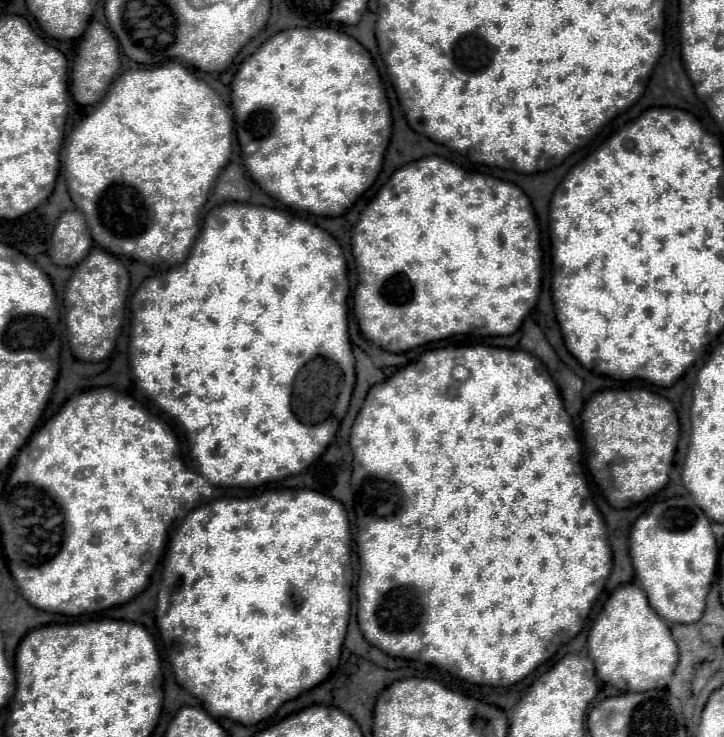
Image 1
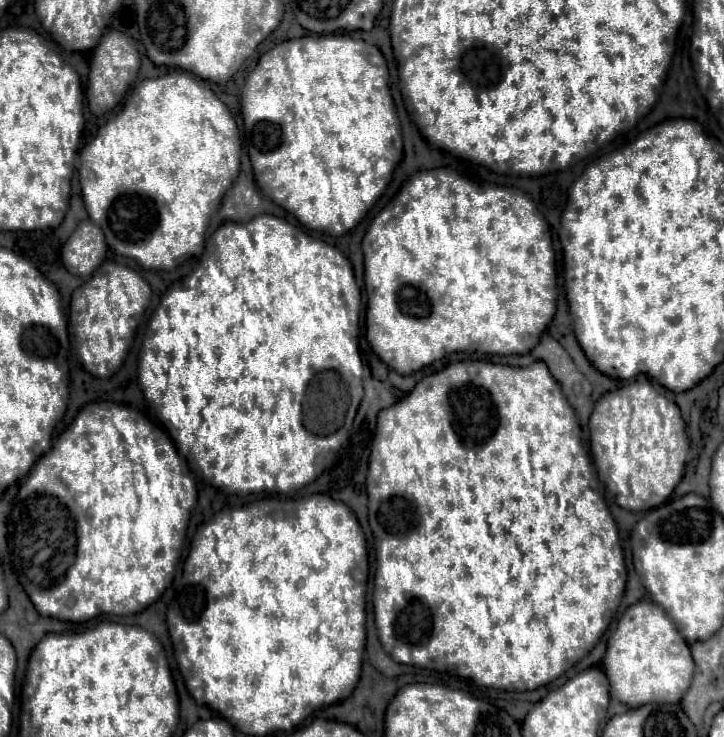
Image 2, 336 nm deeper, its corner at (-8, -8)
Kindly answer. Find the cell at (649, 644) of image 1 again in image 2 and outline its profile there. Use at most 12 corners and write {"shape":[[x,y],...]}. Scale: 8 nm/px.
{"shape":[[665,610],[623,612],[602,666],[631,708],[679,702],[695,670]]}

